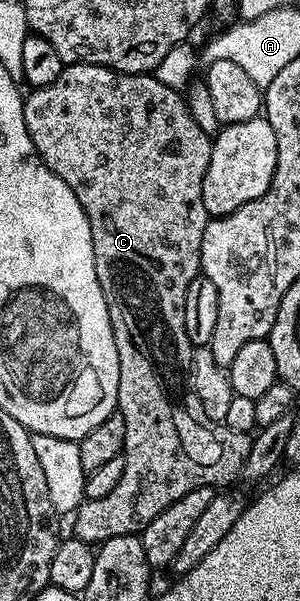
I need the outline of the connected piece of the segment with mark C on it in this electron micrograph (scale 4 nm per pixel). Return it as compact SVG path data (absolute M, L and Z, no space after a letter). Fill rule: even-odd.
M75 62L66 65L51 80L51 84L30 89L24 95L25 123L27 132L39 152L39 156L75 192L87 220L91 224L91 240L95 252L95 276L99 276L99 284L103 288L103 296L107 300L107 312L111 316L111 328L115 332L115 348L119 348L119 396L117 397L117 410L123 416L123 424L127 424L127 436L125 437L125 449L123 457L123 476L119 476L119 484L107 492L102 498L91 498L81 503L72 515L72 533L79 540L90 544L100 544L115 536L127 536L128 534L140 535L141 531L163 512L175 500L187 496L187 492L195 492L200 486L225 488L228 482L238 481L243 464L247 460L247 452L251 452L253 438L243 432L235 432L223 424L206 424L202 421L201 402L197 399L192 389L169 390L165 394L165 386L185 386L189 368L193 364L193 348L187 336L185 327L185 301L187 300L187 288L191 288L191 280L195 280L201 274L201 245L205 229L210 222L207 208L203 208L203 176L207 172L207 164L211 160L211 148L213 147L210 135L195 124L191 116L186 99L176 90L172 90L166 84L161 84L152 73L123 74L119 70L111 70L108 66L88 66L85 62Z

